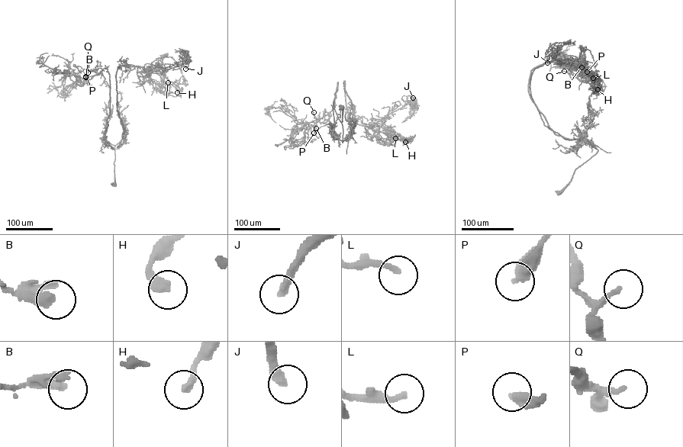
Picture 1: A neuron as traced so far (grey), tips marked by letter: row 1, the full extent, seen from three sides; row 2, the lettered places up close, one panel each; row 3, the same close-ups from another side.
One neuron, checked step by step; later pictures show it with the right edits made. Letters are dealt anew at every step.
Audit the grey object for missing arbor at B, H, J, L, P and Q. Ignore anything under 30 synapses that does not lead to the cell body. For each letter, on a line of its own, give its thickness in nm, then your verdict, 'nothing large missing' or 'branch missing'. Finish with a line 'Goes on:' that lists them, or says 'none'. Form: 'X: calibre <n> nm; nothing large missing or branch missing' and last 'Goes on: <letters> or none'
B: calibre 280 nm; nothing large missing
H: calibre 320 nm; nothing large missing
J: calibre 340 nm; branch missing
L: calibre 200 nm; branch missing
P: calibre 380 nm; branch missing
Q: calibre 170 nm; nothing large missing
Goes on: J, L, P

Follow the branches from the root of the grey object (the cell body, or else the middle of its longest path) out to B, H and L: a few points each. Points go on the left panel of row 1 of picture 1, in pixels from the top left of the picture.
B: (114, 184), (114, 146), (104, 139), (109, 113), (109, 75), (107, 68), (96, 74), (88, 69), (88, 72)
H: (114, 184), (114, 146), (124, 130), (117, 110), (117, 67), (132, 65), (159, 73), (179, 88), (177, 92)
L: (114, 184), (114, 146), (121, 139), (124, 130), (117, 110), (117, 67), (143, 66), (168, 82)

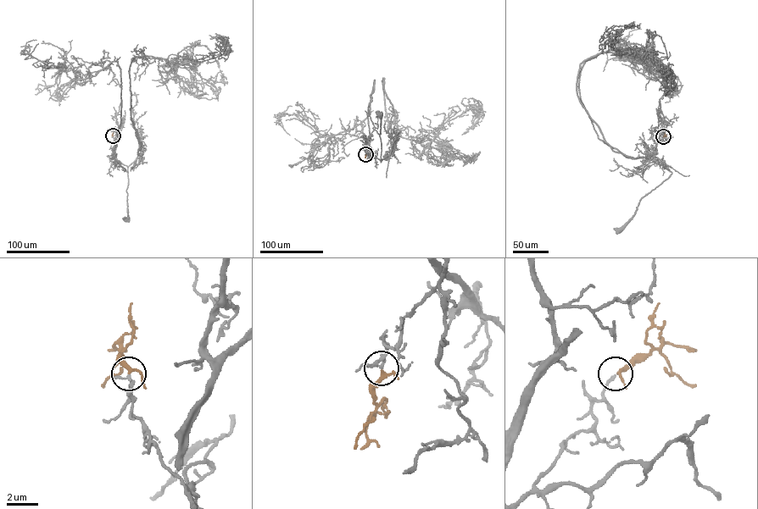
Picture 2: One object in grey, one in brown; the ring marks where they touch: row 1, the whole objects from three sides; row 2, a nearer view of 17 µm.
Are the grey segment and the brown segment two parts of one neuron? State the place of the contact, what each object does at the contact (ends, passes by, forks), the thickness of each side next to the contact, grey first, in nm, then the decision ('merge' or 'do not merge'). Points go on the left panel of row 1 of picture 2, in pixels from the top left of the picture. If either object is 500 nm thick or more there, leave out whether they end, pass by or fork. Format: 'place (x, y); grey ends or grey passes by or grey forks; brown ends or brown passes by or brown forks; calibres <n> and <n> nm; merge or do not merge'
place (113, 135); grey ends; brown passes by; calibres 200 and 190 nm; merge

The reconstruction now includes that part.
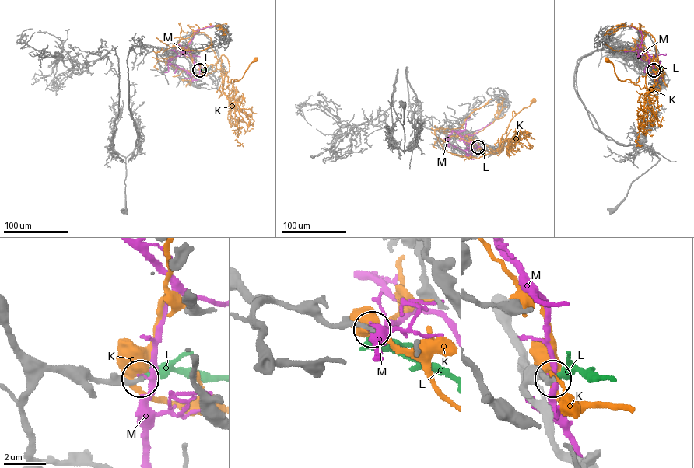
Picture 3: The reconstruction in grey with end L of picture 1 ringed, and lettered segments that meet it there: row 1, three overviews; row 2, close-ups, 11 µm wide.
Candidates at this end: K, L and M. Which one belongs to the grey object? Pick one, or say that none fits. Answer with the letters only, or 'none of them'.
L

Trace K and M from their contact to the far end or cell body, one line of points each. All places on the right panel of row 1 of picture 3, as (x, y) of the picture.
K: (653, 70), (658, 69), (660, 73), (660, 69), (656, 84), (641, 89), (629, 79), (620, 80), (607, 59)
M: (653, 70), (649, 54), (637, 56), (649, 61), (662, 78)

